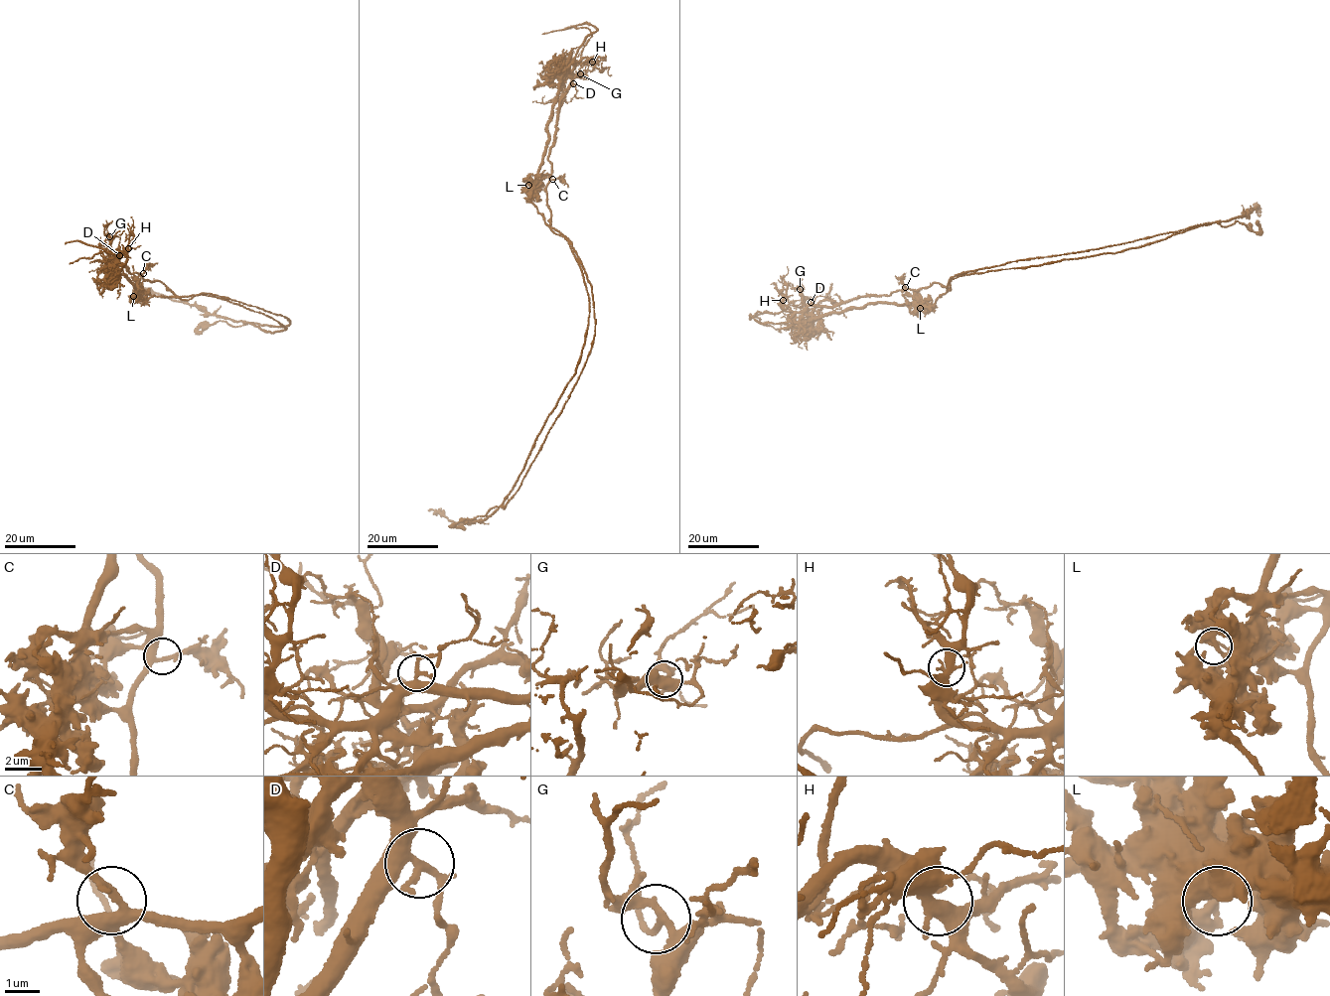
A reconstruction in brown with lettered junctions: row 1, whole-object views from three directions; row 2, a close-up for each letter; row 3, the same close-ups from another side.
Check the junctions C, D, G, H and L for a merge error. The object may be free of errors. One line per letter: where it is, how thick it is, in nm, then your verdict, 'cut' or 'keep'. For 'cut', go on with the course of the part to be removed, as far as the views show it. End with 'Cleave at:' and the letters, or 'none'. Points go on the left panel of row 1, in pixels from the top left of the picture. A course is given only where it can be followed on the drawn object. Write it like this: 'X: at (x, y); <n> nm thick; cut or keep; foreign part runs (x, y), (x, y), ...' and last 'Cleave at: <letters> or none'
C: at (143, 273); 260 nm thick; keep
D: at (119, 255); 280 nm thick; keep
G: at (109, 236); 200 nm thick; keep
H: at (128, 248); 360 nm thick; keep
L: at (133, 296); 240 nm thick; cut; foreign part runs (134, 296), (143, 281), (157, 281), (182, 299), (222, 298), (287, 329), (264, 332), (159, 294), (137, 297)
Cleave at: L

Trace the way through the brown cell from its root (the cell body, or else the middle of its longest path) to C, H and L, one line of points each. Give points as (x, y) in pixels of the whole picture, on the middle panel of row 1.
C: (586, 287), (567, 240), (550, 226), (546, 184), (552, 179)
H: (586, 287), (567, 240), (550, 226), (546, 184), (559, 101), (576, 66), (587, 60), (592, 62)
L: (586, 287), (567, 240), (545, 221), (529, 201), (528, 185)

